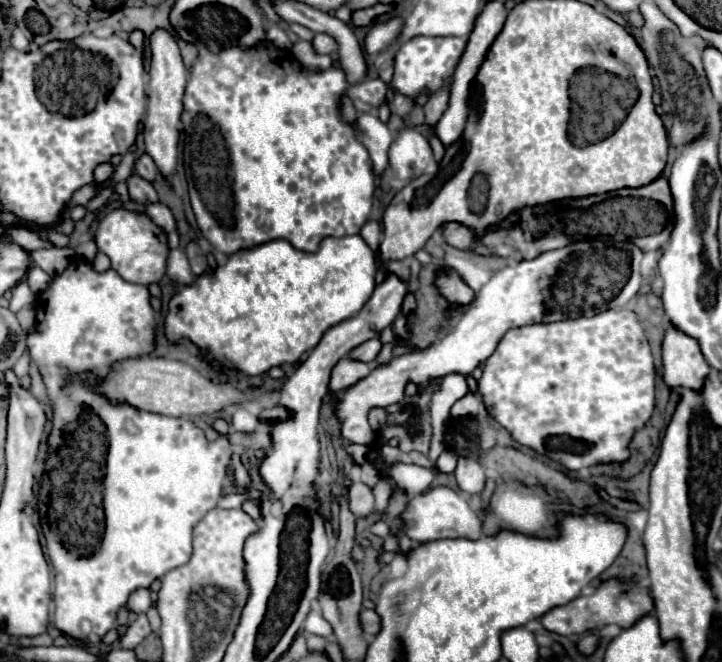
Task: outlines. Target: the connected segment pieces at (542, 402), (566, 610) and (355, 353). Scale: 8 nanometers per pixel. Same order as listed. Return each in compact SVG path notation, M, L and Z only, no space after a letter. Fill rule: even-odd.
M608 309L608 311L598 313L594 317L564 319L564 321L556 321L556 323L536 323L536 325L510 329L500 339L496 351L486 359L482 379L478 381L478 393L482 395L482 401L484 401L486 409L488 409L488 413L506 431L510 431L514 441L518 441L520 445L532 447L536 453L542 453L548 459L558 461L558 463L562 463L568 469L580 469L580 467L590 467L590 465L596 465L596 463L628 459L628 441L632 439L632 433L636 429L640 429L650 419L652 409L654 409L654 361L652 361L650 345L648 345L648 341L644 337L644 329L638 323L636 315L632 311L628 311L628 309L620 309L620 311Z
M604 581L596 593L588 595L588 597L576 597L574 601L554 607L548 613L544 613L540 617L540 623L546 631L558 633L558 635L580 635L584 633L584 629L602 629L608 623L616 623L620 627L624 625L632 625L632 621L636 621L636 617L640 617L640 613L652 613L652 599L648 597L646 589L624 589L624 593L620 593L620 583L618 581Z
M372 339L372 341L366 341L364 345L358 345L356 349L350 351L350 359L354 361L362 361L362 363L372 363L376 359L376 353L380 351L380 341L378 339Z

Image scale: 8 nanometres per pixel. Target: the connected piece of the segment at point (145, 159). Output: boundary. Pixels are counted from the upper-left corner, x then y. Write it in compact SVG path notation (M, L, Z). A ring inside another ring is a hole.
M142 153L136 159L136 173L140 177L144 177L146 181L154 181L154 177L156 177L156 165L154 165L154 161L152 161L152 157L148 153Z

